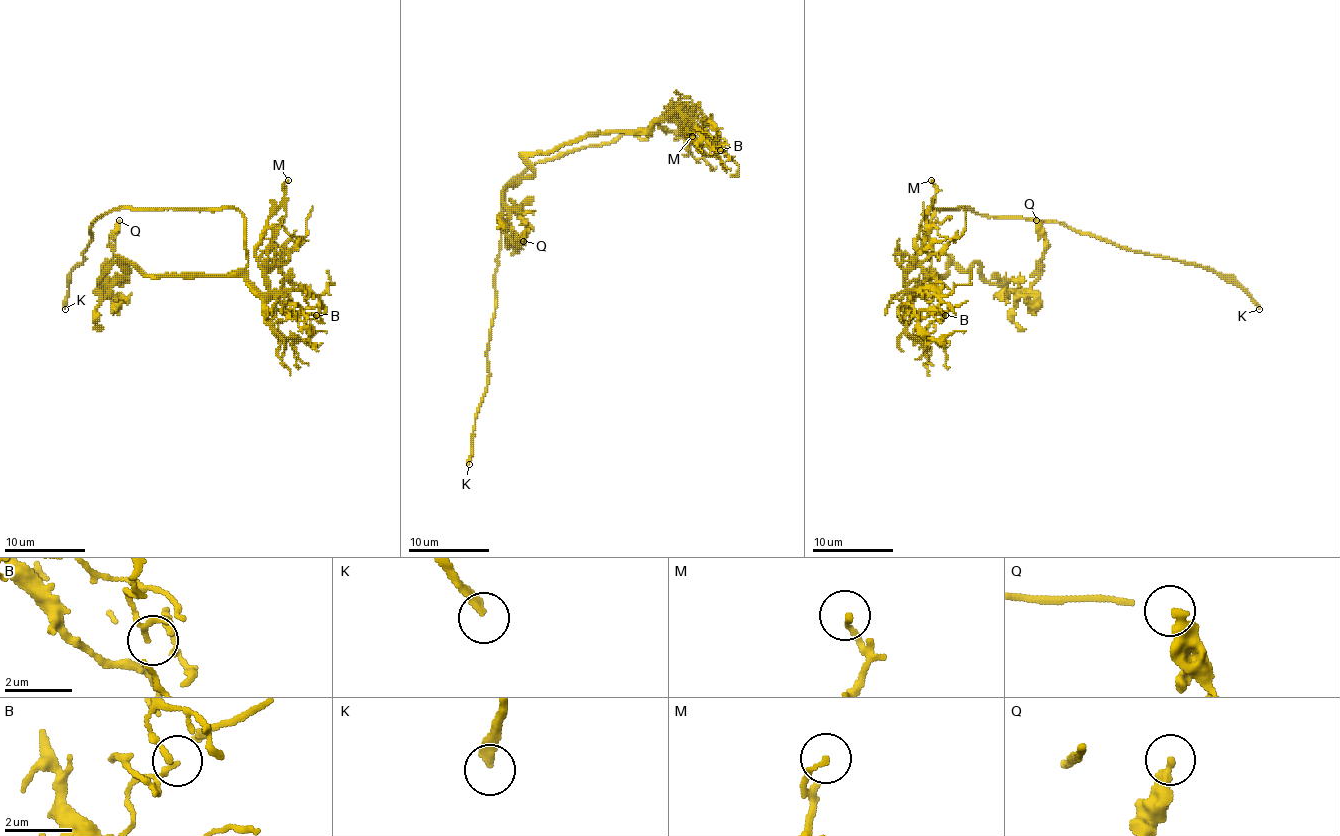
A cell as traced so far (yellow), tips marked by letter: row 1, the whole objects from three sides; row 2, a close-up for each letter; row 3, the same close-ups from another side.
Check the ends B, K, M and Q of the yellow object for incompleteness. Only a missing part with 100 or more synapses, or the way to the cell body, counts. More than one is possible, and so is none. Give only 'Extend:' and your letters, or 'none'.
Extend: K

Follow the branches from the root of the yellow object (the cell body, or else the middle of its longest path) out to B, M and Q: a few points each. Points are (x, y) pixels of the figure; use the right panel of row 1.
B: (939, 208), (927, 208), (933, 210), (923, 236), (929, 272), (903, 303), (929, 333), (945, 315)
M: (939, 208), (927, 208), (929, 272), (909, 295), (905, 268), (925, 236), (931, 180)
Q: (939, 208), (927, 208), (927, 274), (975, 262), (990, 283), (1010, 289), (1038, 276), (1046, 234), (1036, 220)

